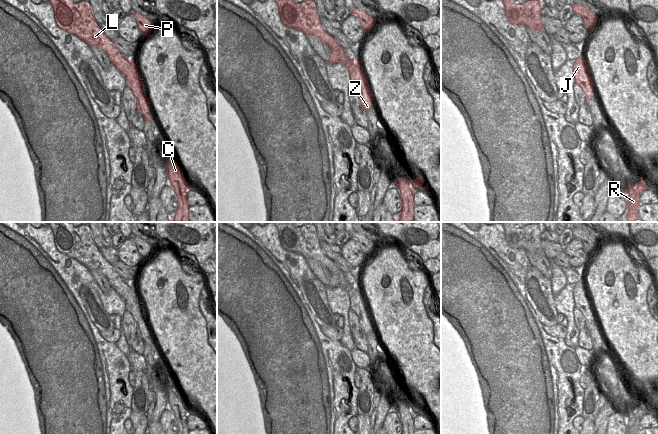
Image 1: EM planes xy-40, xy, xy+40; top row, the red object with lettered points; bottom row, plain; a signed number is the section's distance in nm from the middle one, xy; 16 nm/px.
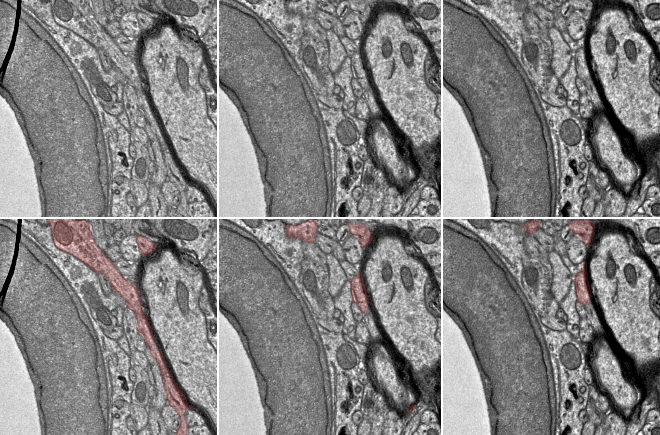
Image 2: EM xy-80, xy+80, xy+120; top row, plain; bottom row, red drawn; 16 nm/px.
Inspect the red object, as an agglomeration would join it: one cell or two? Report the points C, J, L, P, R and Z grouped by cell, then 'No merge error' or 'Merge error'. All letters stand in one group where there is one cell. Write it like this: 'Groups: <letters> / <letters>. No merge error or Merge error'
Groups: C J P R Z / L. Merge error

